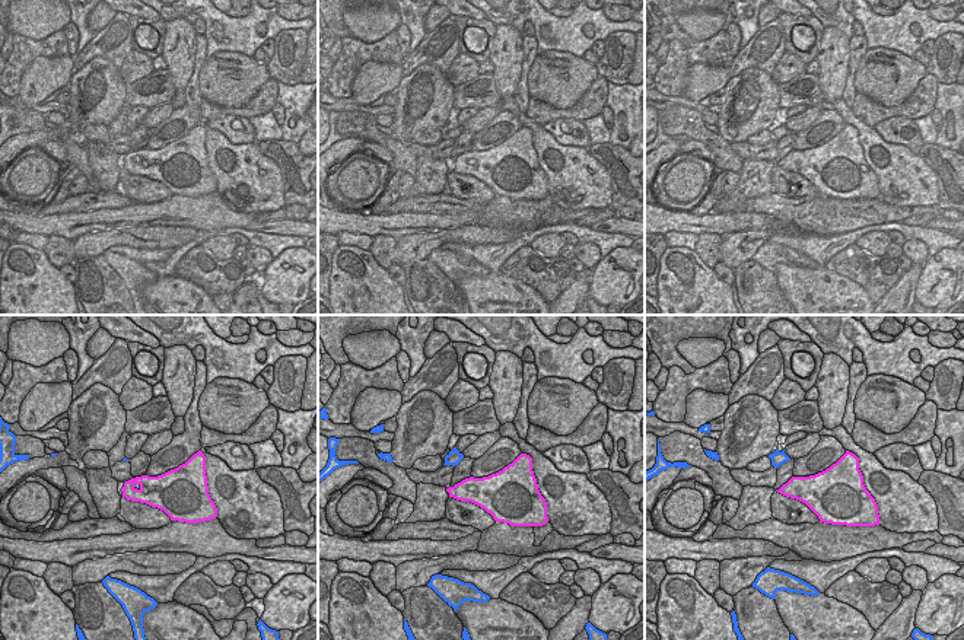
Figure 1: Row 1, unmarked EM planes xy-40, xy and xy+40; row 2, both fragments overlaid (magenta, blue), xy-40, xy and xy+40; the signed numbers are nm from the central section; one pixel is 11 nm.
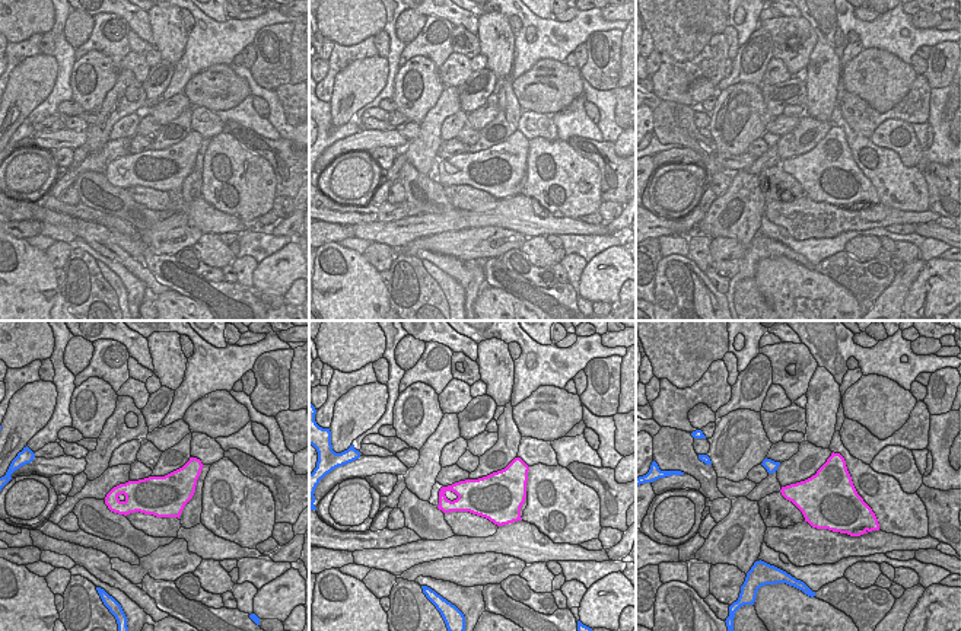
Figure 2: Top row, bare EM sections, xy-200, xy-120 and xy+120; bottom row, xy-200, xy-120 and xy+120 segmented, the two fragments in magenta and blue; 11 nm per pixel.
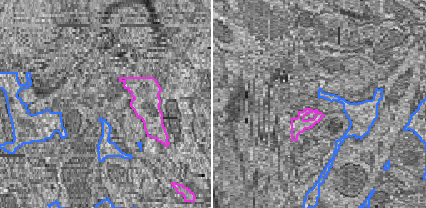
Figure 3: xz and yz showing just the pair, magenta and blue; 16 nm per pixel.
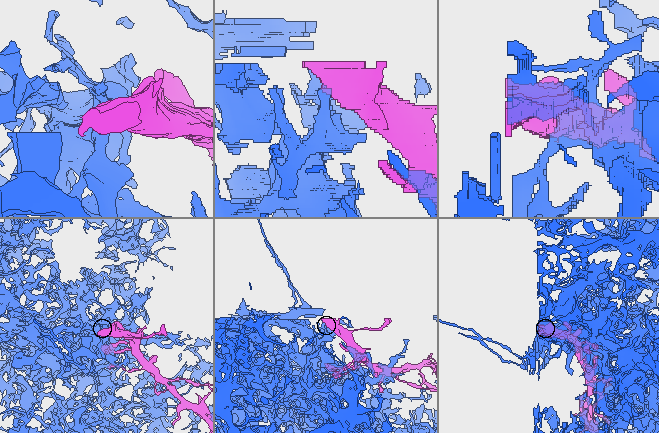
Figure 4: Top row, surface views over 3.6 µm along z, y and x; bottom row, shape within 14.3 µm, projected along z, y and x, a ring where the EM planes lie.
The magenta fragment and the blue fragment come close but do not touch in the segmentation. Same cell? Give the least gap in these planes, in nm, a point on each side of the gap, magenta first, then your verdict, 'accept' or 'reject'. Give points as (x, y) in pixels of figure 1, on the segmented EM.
180 nm | xy+40 (792, 477), (782, 464) | reject

